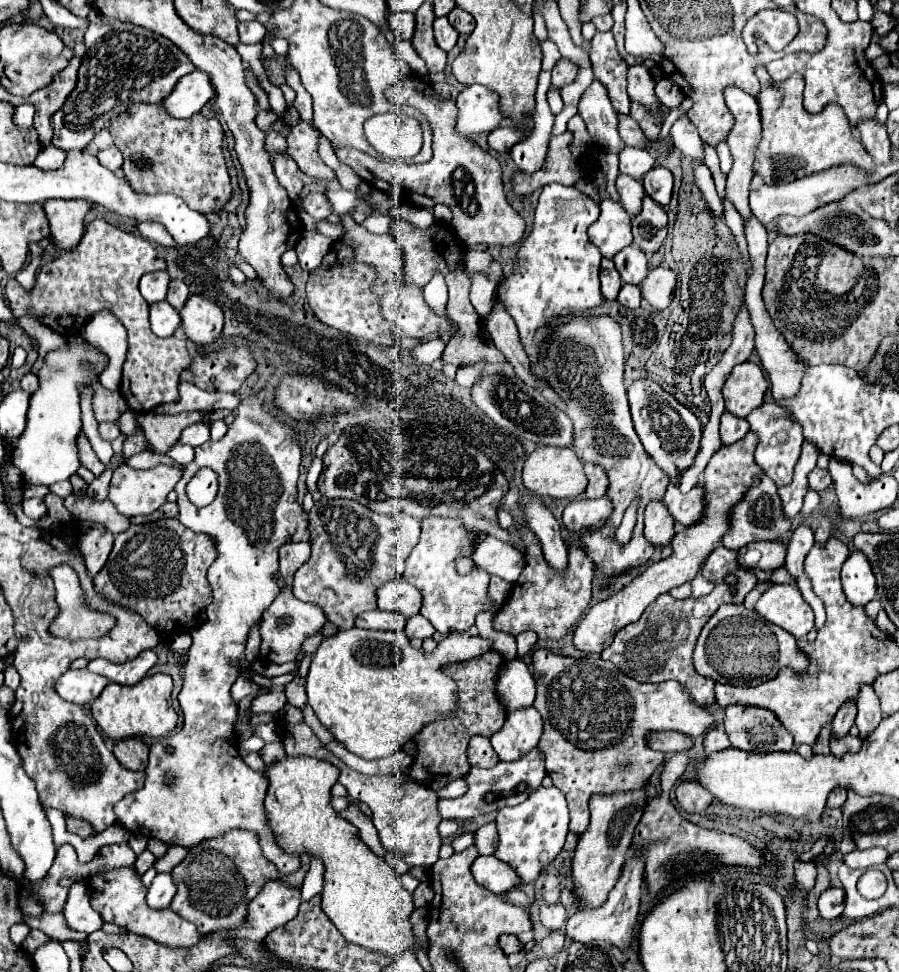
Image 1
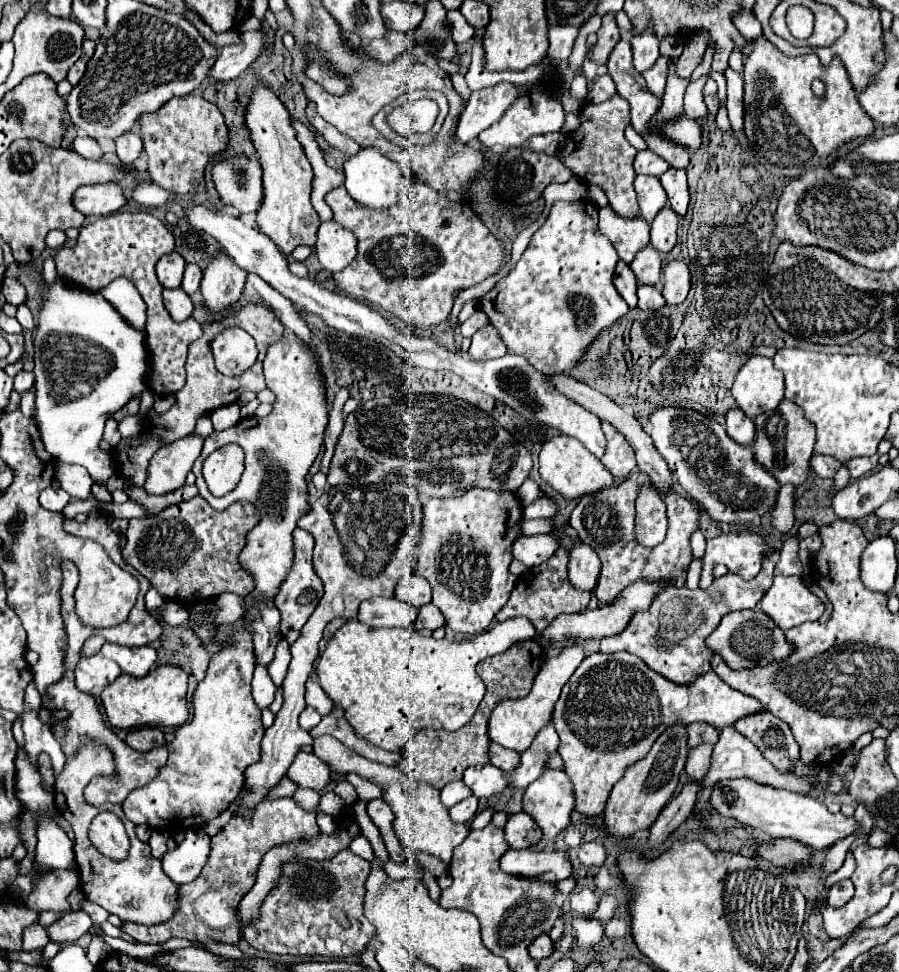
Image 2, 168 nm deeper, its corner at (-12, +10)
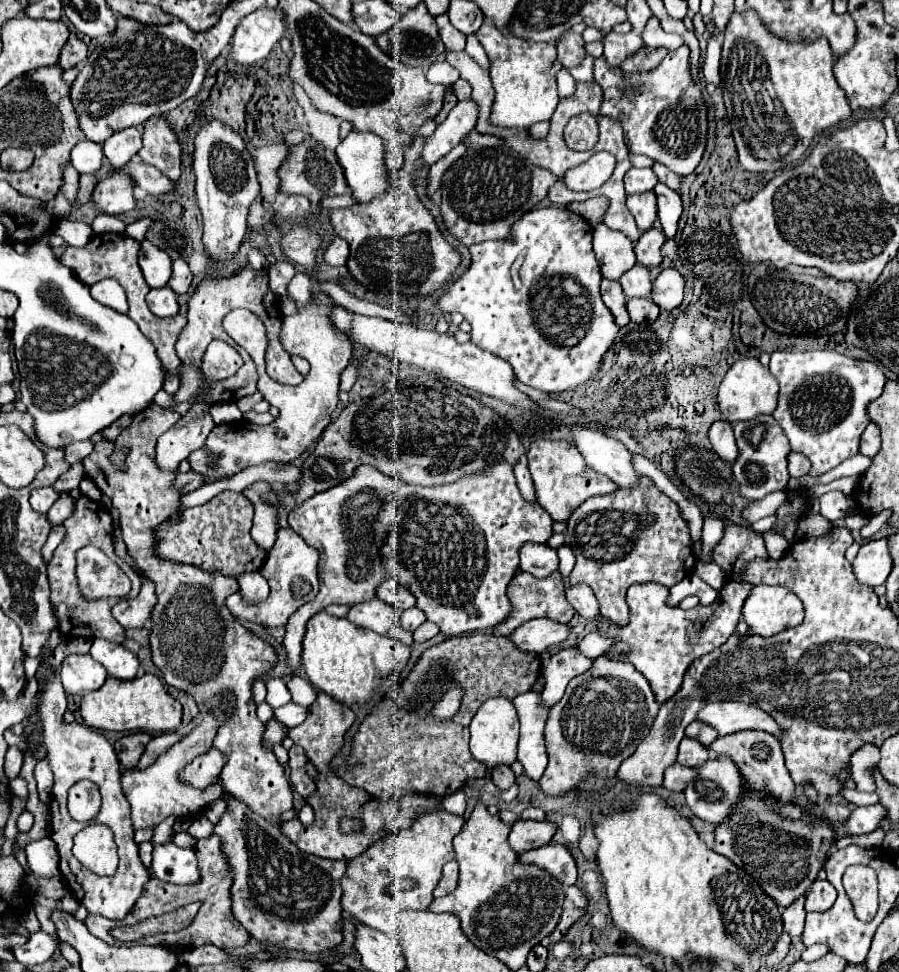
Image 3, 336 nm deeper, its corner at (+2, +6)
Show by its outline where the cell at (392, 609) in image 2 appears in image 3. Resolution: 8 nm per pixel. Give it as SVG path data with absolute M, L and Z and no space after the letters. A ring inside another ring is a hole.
M373 598L369 602L355 604L349 610L347 620L359 628L367 628L367 630L373 630L377 634L387 634L387 630L393 624L397 624L399 616L393 608L385 606L385 602L381 602L379 598Z

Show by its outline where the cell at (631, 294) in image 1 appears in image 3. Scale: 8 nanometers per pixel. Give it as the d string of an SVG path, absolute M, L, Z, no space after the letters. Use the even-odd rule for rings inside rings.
M629 298L627 310L633 322L655 322L659 316L659 306L651 298Z

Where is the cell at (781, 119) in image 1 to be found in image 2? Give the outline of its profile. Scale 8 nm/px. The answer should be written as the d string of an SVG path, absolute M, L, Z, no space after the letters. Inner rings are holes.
M759 36L747 50L743 82L743 118L749 150L755 160L775 176L797 178L803 168L809 168L803 164L811 160L813 152L825 160L839 146L873 134L873 120L859 106L855 88L851 86L847 70L839 58L833 58L829 66L823 66L817 54L791 58L771 46L765 36ZM815 78L825 82L823 96L815 96L811 90Z

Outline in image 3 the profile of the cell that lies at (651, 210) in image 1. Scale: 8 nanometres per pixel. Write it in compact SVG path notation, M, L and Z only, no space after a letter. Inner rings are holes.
M651 228L647 232L641 234L641 238L637 240L635 246L635 254L637 254L637 262L645 264L645 266L659 266L661 264L661 244L665 242L665 234L661 228Z

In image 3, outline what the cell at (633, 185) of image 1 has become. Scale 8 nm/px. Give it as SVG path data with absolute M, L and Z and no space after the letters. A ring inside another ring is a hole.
M653 192L627 196L627 208L633 214L641 232L645 232L653 226L655 218L657 218L657 200L655 200Z

